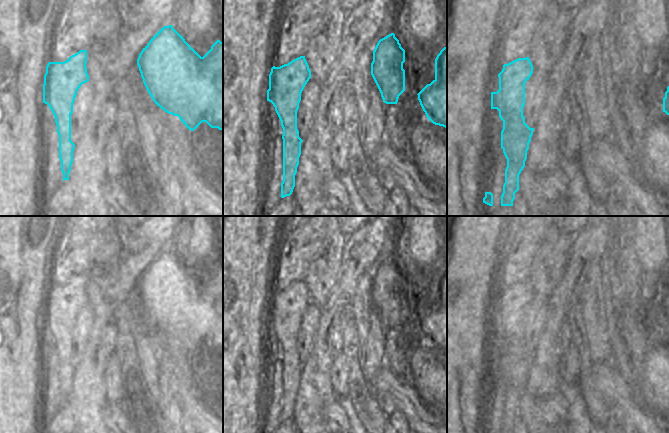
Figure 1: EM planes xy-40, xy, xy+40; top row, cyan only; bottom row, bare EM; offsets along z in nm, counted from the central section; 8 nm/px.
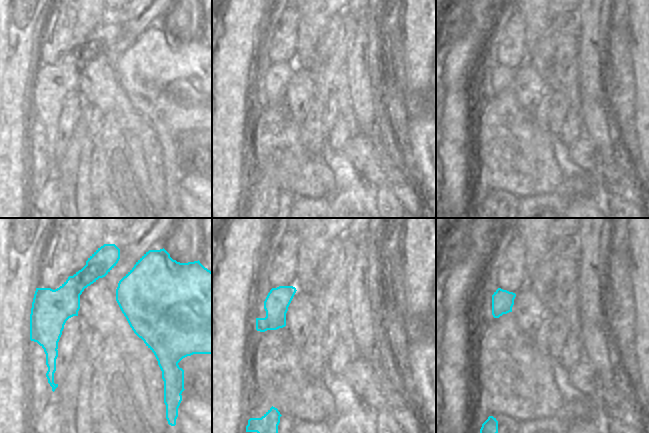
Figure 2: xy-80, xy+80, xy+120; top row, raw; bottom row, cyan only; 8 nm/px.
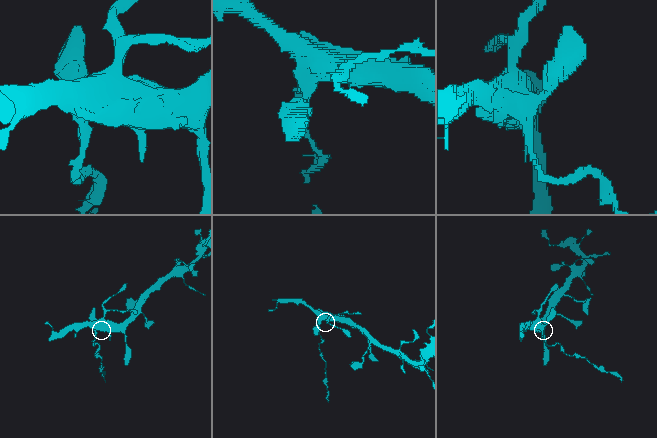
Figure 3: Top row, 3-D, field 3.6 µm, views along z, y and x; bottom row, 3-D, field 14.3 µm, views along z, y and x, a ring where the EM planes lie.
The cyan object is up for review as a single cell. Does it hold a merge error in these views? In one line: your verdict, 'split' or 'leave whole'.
split

